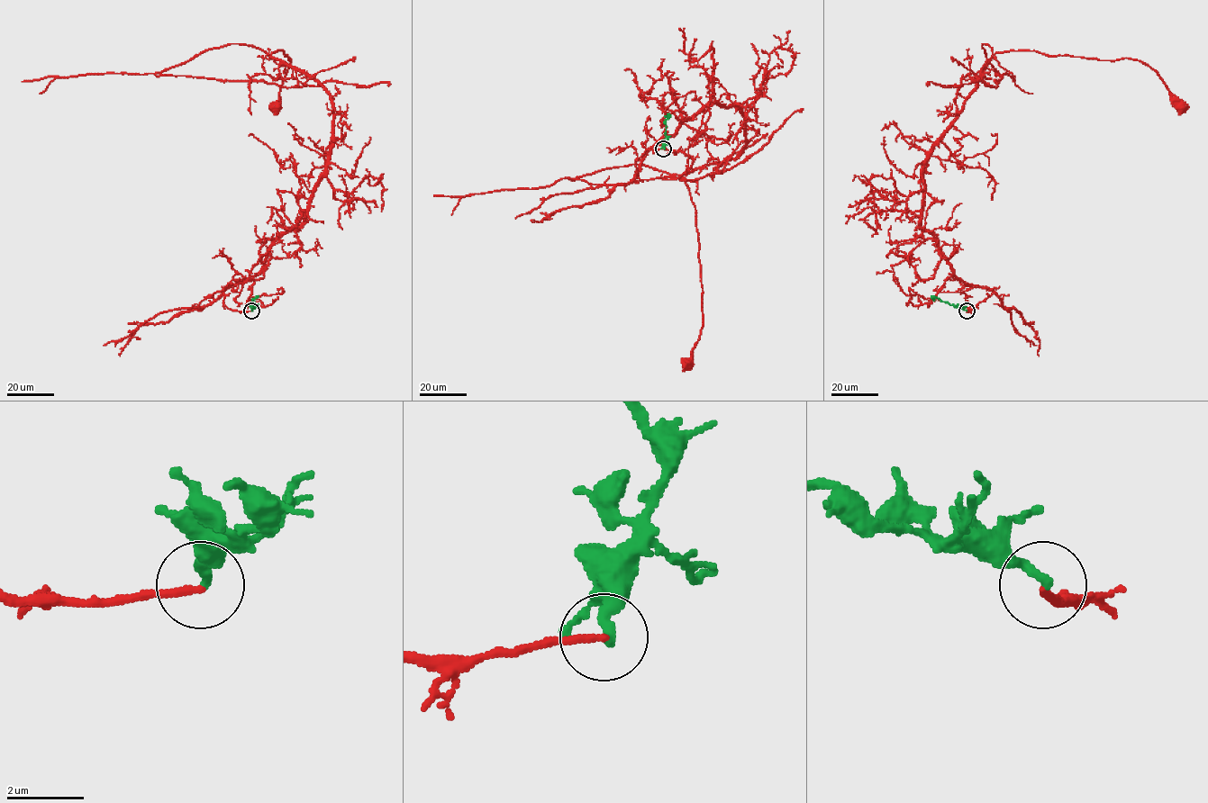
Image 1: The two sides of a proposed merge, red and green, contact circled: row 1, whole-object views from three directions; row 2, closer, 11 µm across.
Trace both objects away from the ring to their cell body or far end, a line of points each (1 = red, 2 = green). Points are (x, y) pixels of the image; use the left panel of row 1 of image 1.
1: (251, 311), (228, 309), (223, 292), (305, 220), (331, 144), (332, 98), (269, 57), (284, 50), (277, 106)
2: (251, 311), (255, 306), (252, 300), (257, 296)

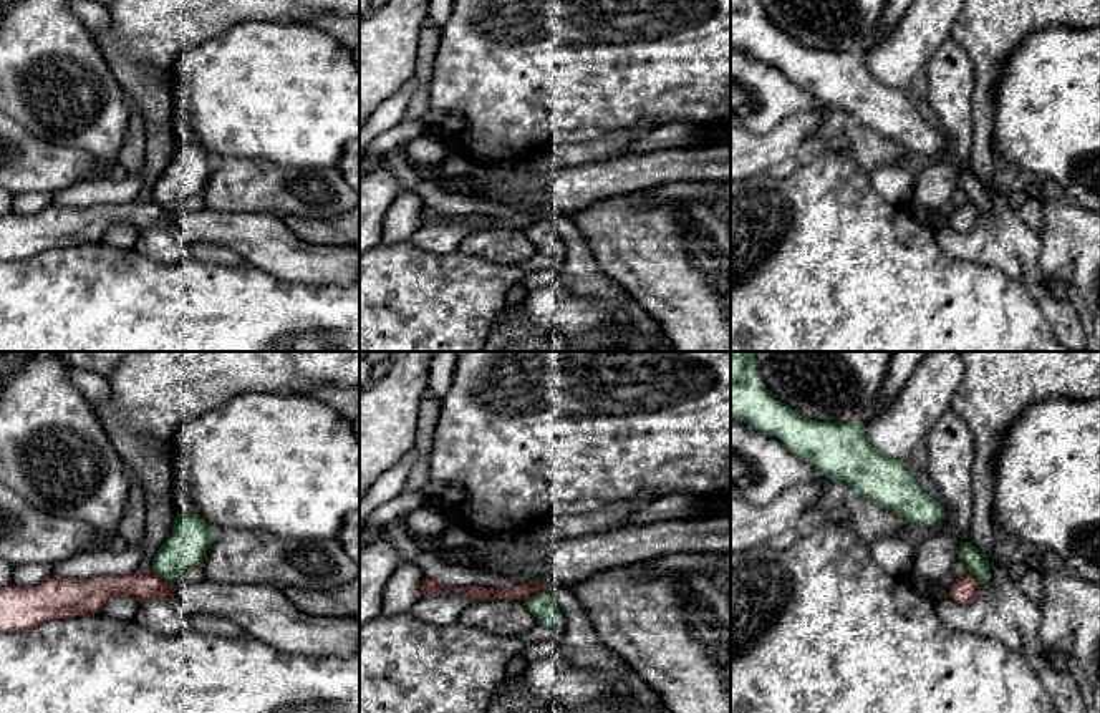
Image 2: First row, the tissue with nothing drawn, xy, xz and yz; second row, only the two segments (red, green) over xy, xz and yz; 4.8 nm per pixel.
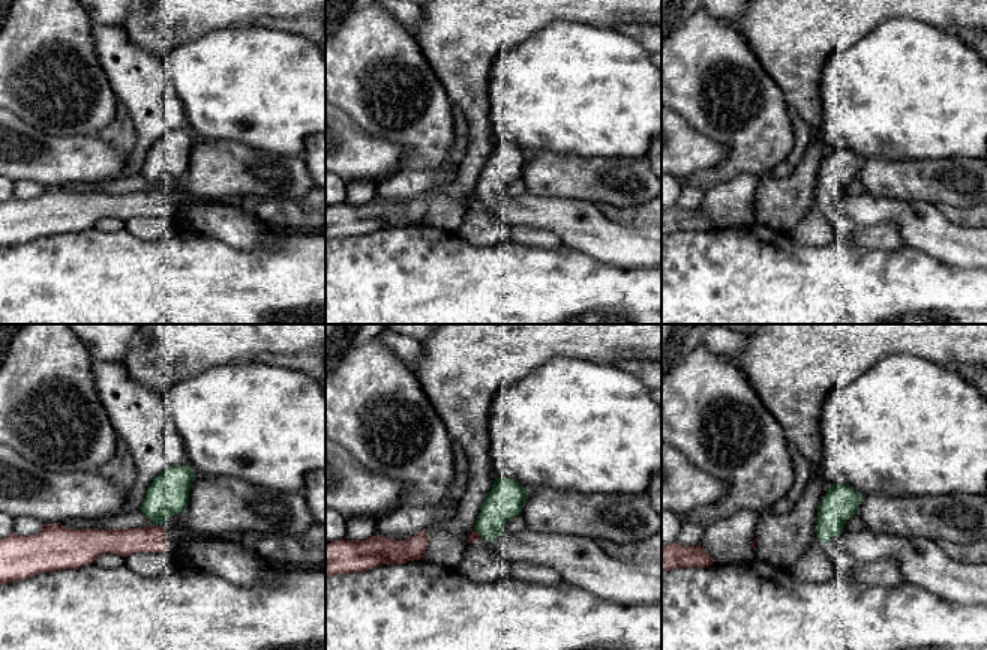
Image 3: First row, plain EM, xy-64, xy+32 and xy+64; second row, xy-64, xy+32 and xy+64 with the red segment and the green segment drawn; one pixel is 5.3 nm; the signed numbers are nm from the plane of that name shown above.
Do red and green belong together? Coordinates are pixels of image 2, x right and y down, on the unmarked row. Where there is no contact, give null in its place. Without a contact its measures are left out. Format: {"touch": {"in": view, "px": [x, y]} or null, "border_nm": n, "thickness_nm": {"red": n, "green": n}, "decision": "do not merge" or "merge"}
{"touch": {"in": "xy", "px": [161, 206]}, "border_nm": 130, "thickness_nm": {"red": 140, "green": 200}, "decision": "do not merge"}

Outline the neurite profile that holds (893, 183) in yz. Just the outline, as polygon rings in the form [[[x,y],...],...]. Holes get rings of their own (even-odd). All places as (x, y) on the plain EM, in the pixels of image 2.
[[[883,164],[870,174],[870,179],[885,201],[900,206],[913,202],[916,176],[909,169],[898,164]]]

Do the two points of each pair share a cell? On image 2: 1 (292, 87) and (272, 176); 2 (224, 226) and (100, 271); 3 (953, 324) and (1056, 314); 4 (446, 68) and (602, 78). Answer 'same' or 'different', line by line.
1: different
2: different
3: different
4: same

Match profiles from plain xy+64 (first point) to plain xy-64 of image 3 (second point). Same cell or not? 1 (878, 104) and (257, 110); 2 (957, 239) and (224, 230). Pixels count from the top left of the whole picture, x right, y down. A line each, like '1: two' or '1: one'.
1: one
2: one

